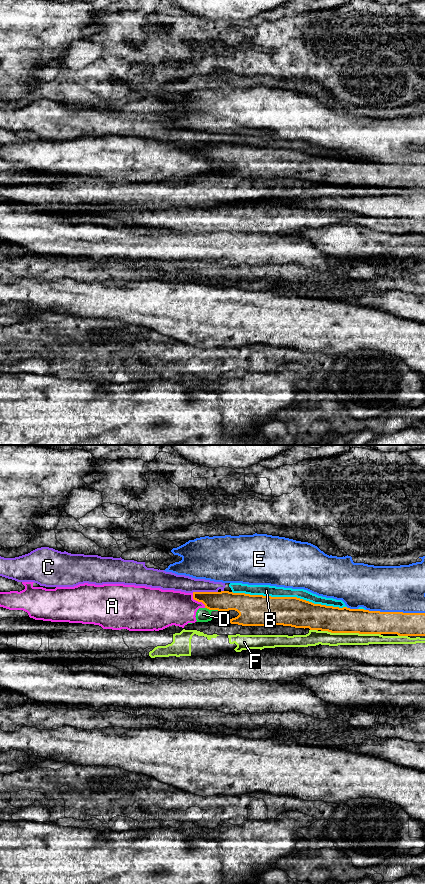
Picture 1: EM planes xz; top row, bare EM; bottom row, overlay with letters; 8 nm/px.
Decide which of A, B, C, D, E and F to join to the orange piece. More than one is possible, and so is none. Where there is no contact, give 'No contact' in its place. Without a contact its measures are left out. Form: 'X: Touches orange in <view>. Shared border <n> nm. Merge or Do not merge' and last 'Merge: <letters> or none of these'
A: Touches orange in xz. Shared border 160 nm. Do not merge
B: Touches orange in xz. Shared border 950 nm. Do not merge
C: Touches orange in xz. Shared border 200 nm. Do not merge
D: Touches orange in xz. Shared border 110 nm. Do not merge
E: Touches orange in xz. Shared border 480 nm. Do not merge
F: Touches orange in xz. Shared border 480 nm. Do not merge
Merge: none of these

